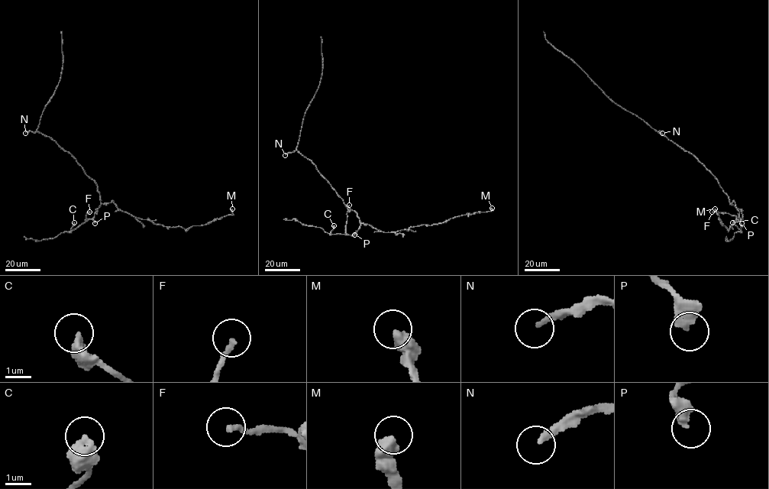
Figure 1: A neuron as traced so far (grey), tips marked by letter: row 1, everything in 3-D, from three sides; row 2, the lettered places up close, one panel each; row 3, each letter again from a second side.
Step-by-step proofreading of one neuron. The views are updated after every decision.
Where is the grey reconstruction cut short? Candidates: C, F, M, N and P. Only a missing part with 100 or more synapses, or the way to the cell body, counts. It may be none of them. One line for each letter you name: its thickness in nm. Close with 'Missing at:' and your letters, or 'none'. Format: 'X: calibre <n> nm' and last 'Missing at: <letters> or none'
Missing at: none

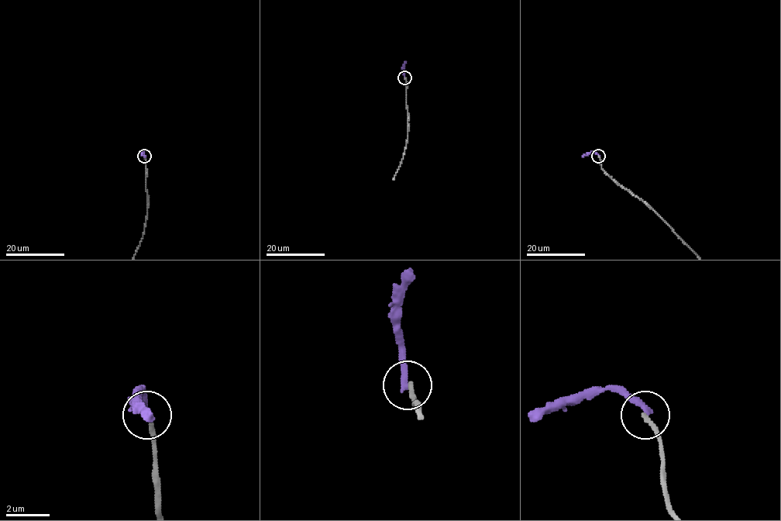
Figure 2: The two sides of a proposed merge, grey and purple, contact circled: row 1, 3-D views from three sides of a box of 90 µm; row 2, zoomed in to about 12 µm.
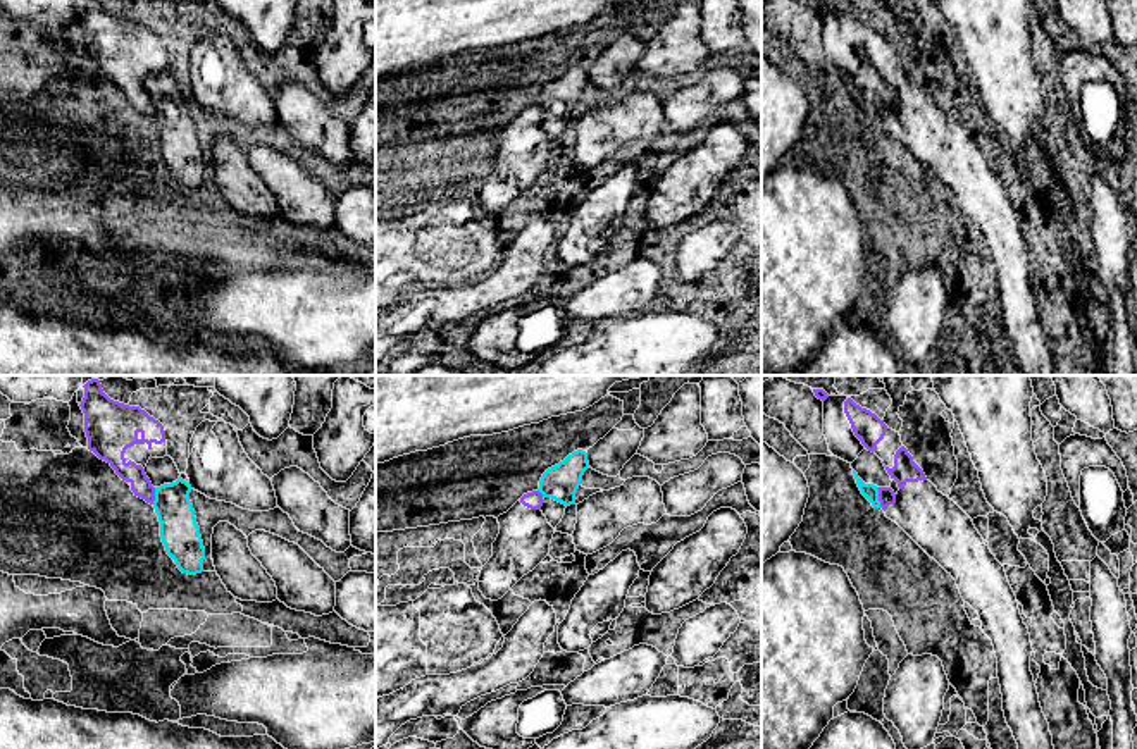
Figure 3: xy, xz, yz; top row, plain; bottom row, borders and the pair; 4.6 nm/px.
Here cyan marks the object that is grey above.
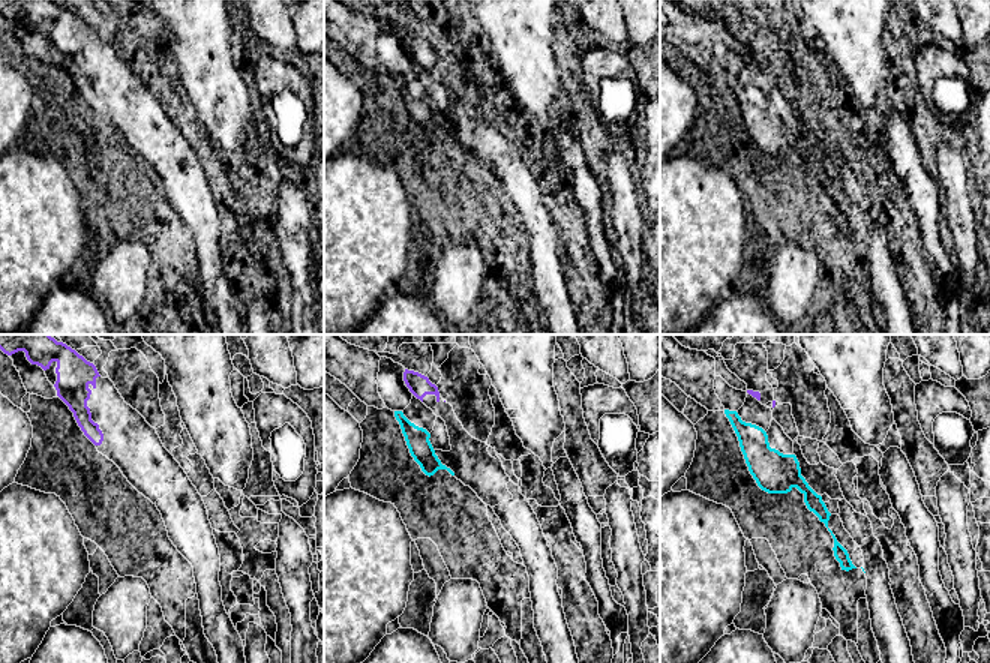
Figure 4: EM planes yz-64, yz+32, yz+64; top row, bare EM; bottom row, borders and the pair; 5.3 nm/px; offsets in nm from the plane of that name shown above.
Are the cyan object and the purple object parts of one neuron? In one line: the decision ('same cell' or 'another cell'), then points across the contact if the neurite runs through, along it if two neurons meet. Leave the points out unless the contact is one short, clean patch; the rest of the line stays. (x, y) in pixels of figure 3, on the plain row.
another cell; border along yz (876, 102), (882, 121)

